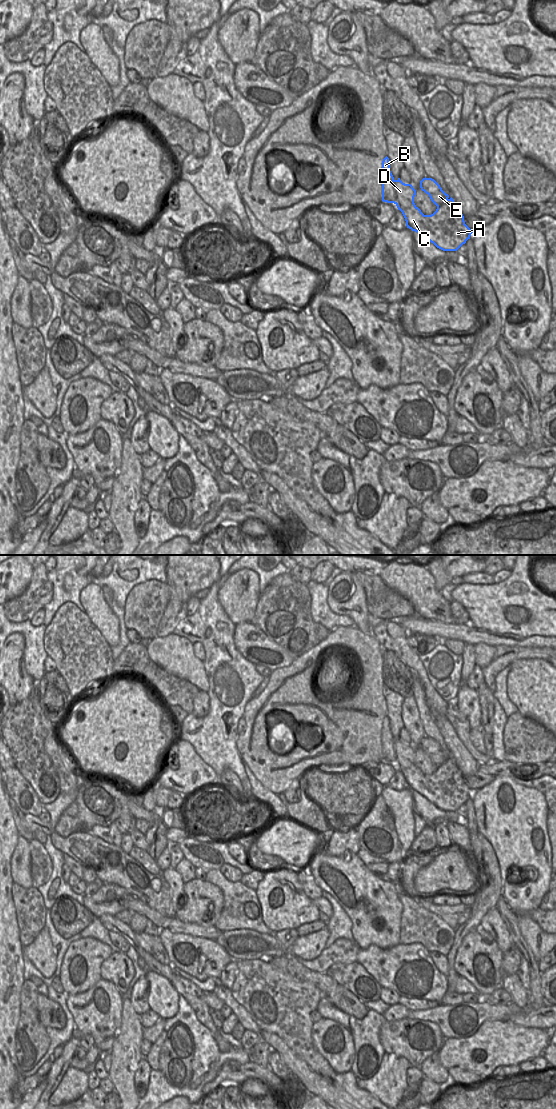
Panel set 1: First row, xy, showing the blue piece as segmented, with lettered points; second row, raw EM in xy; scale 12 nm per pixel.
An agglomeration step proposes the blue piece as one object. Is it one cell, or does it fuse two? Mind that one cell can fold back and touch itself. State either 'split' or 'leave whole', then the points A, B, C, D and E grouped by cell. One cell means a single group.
leave whole | A B C D E

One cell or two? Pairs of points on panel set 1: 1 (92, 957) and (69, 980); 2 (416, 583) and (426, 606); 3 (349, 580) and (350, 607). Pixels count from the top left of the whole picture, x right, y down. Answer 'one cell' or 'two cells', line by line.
1: one cell
2: one cell
3: one cell

